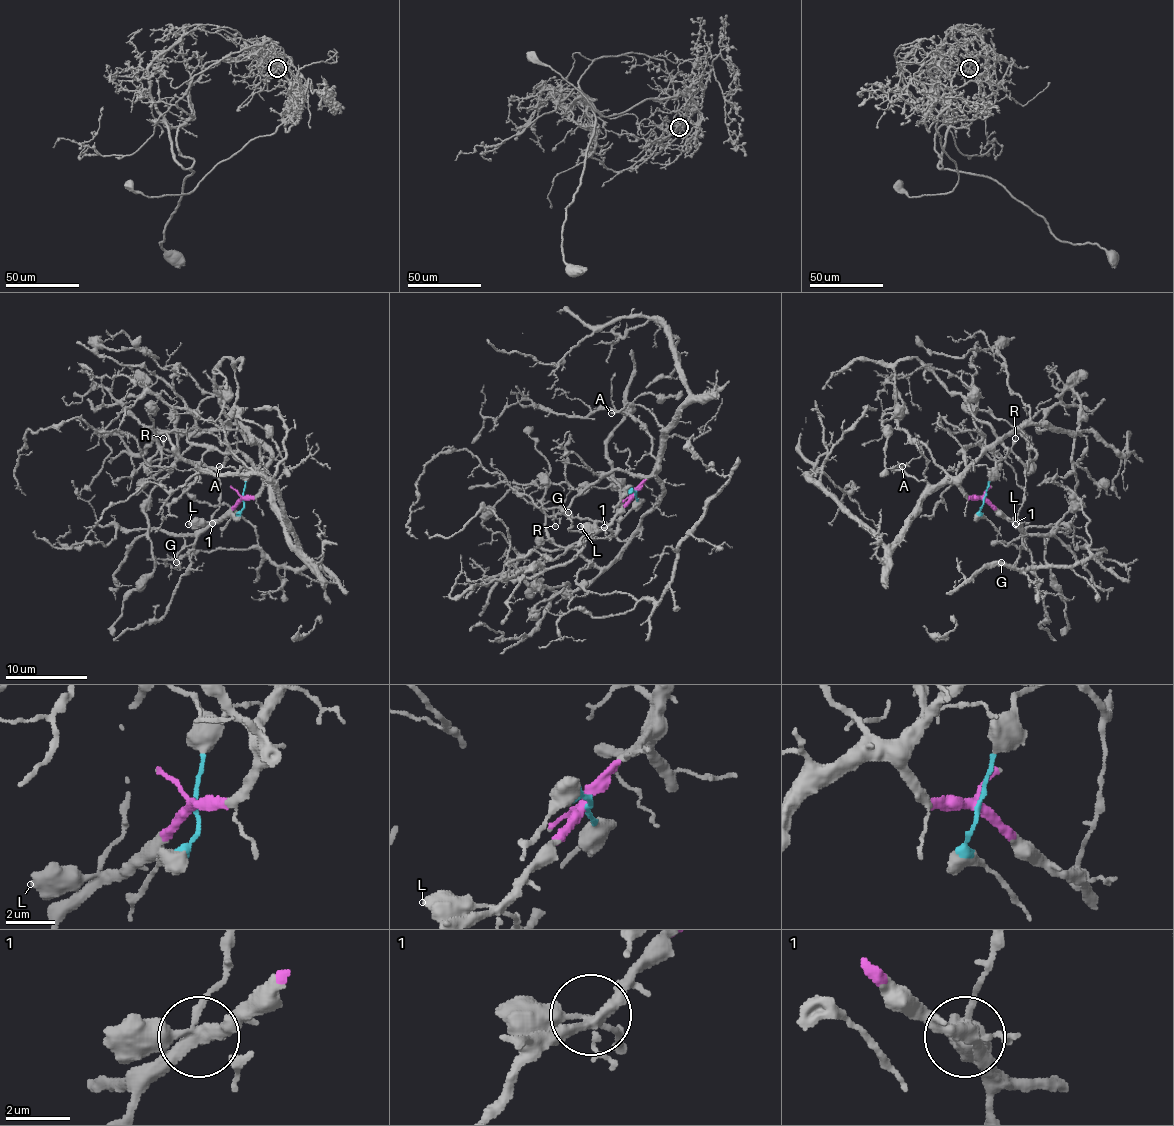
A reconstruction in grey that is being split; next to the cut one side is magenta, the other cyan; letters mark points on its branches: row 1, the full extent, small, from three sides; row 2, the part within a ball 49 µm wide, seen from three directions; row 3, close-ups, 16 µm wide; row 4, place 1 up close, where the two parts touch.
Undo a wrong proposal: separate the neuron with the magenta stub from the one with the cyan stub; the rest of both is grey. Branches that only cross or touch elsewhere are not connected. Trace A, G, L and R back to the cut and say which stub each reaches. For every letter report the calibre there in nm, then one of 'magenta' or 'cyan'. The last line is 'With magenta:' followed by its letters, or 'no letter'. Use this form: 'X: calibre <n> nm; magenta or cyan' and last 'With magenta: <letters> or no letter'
A: calibre 150 nm; magenta
G: calibre 120 nm; magenta
L: calibre 600 nm; cyan
R: calibre 280 nm; magenta
With magenta: A, G, R

